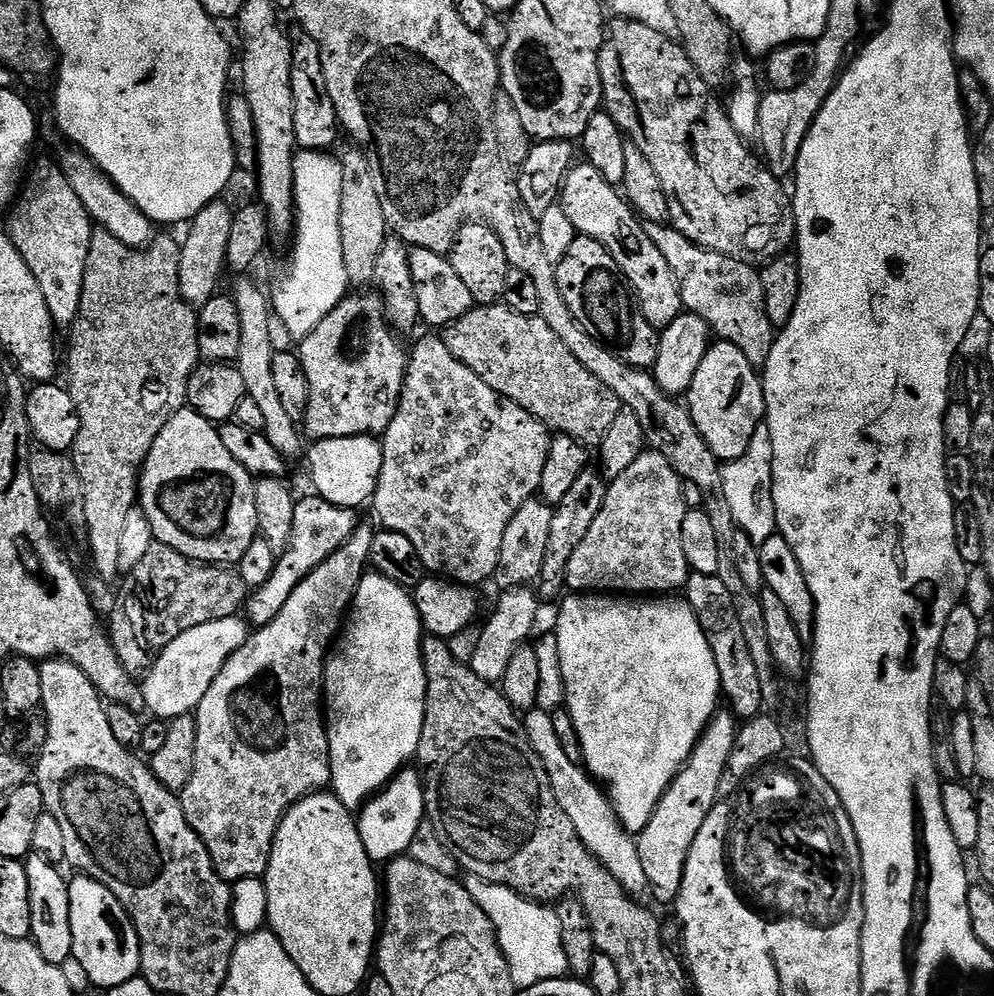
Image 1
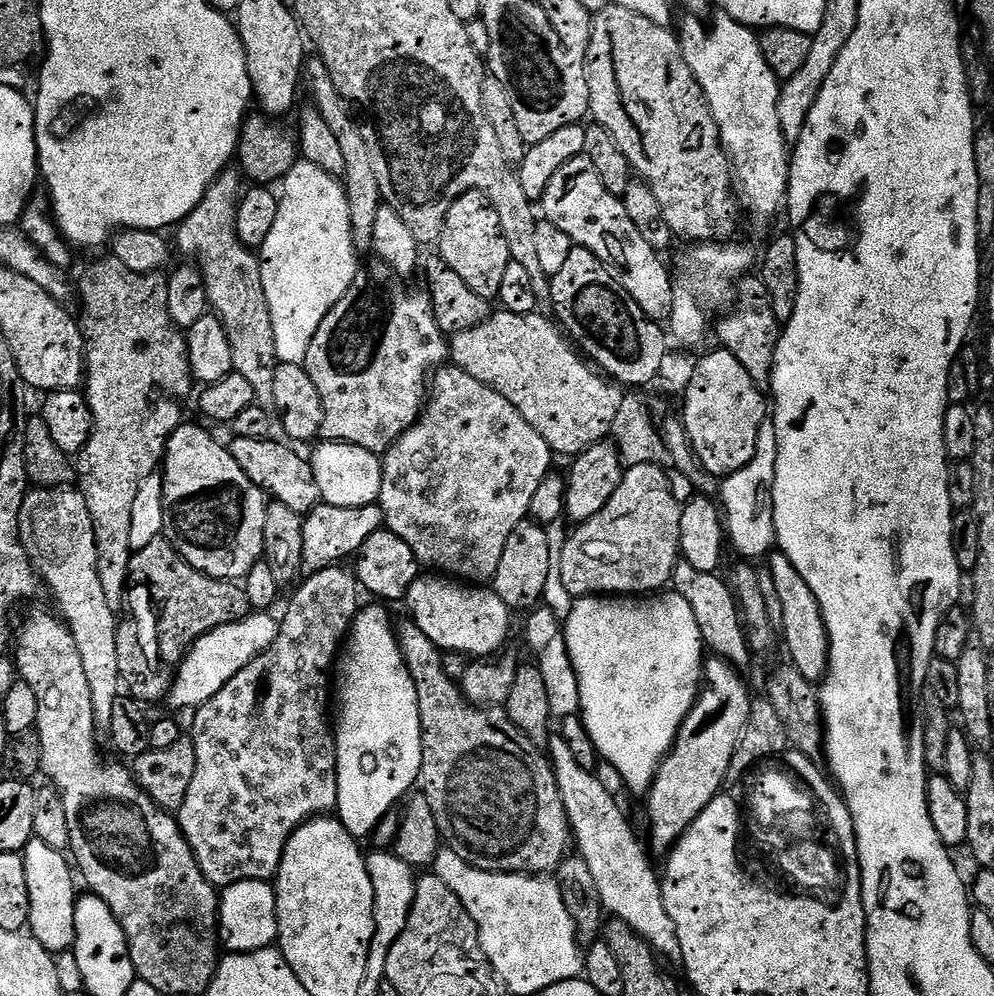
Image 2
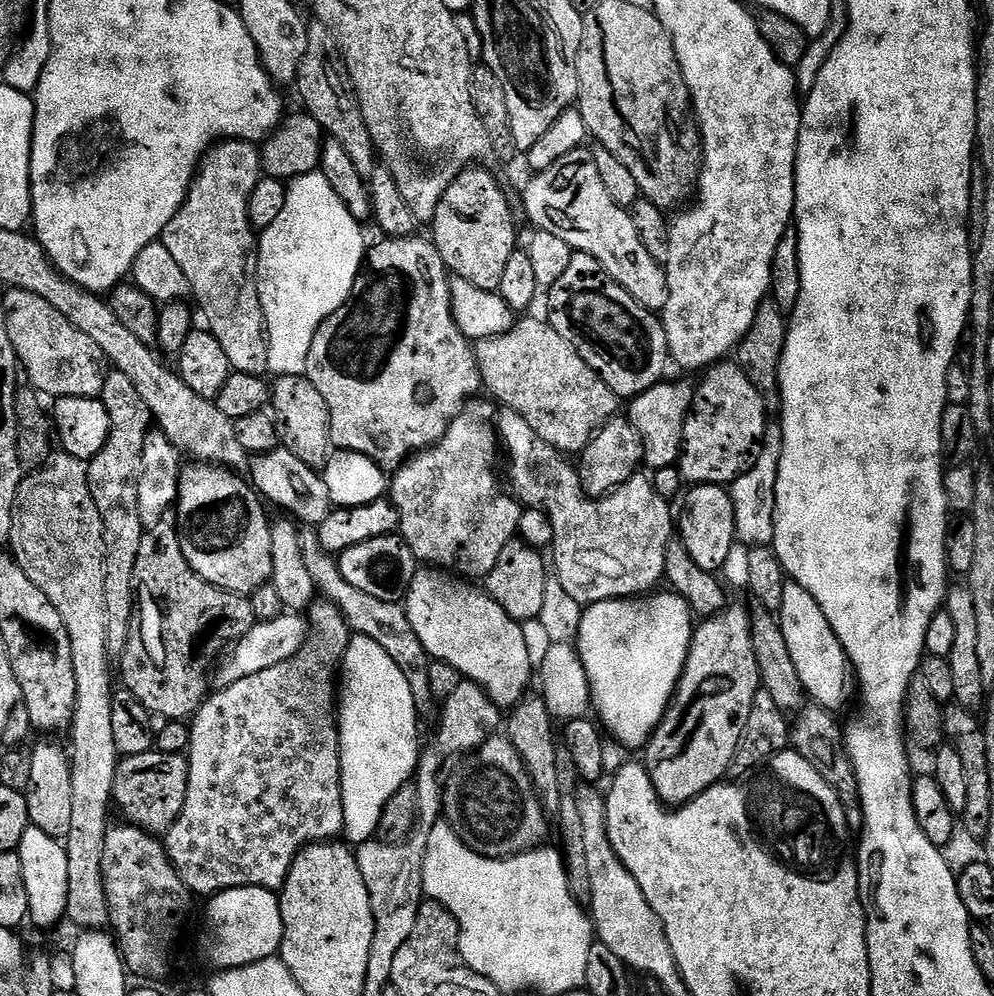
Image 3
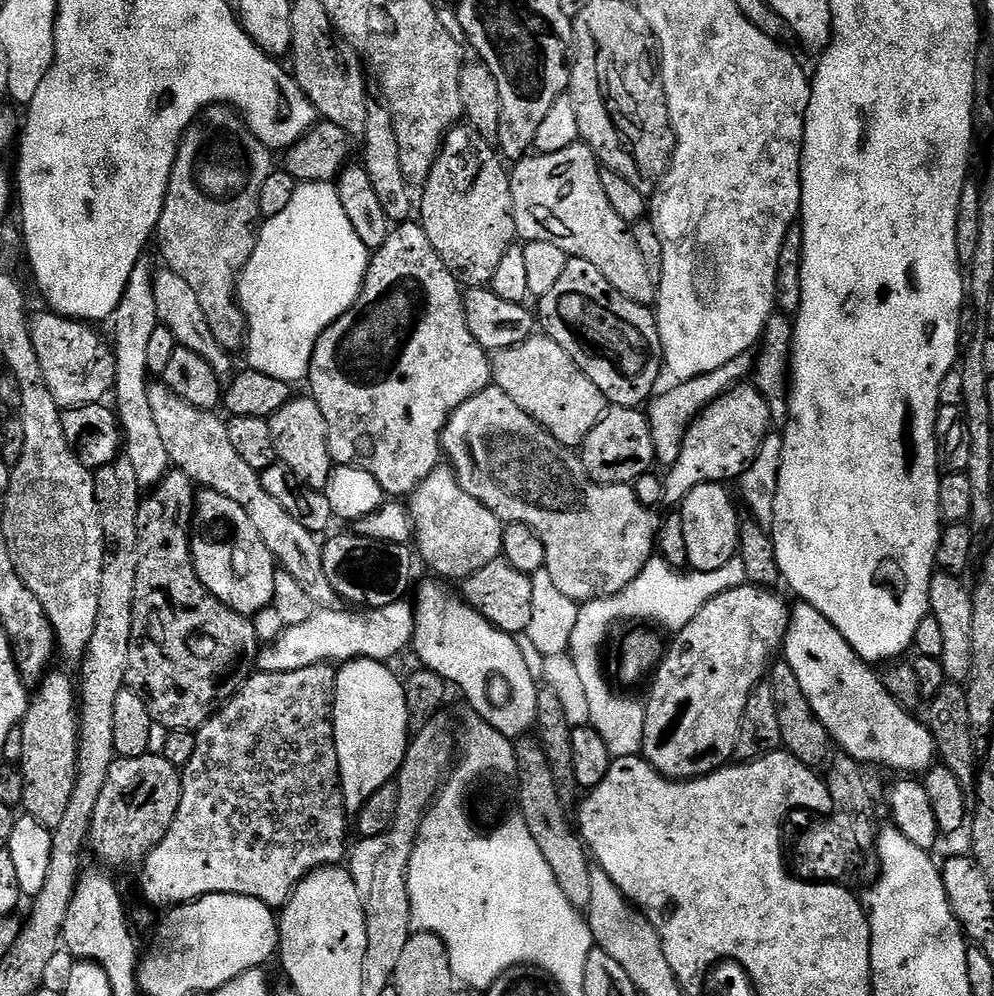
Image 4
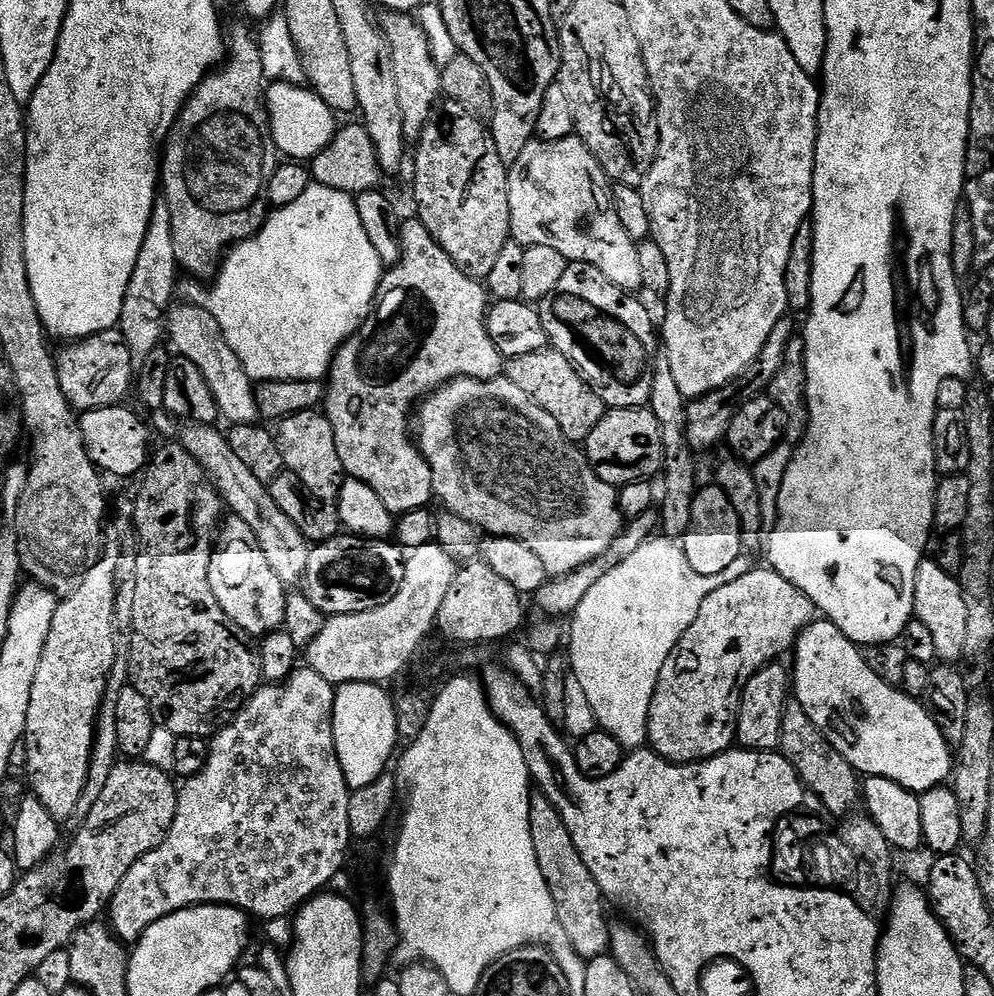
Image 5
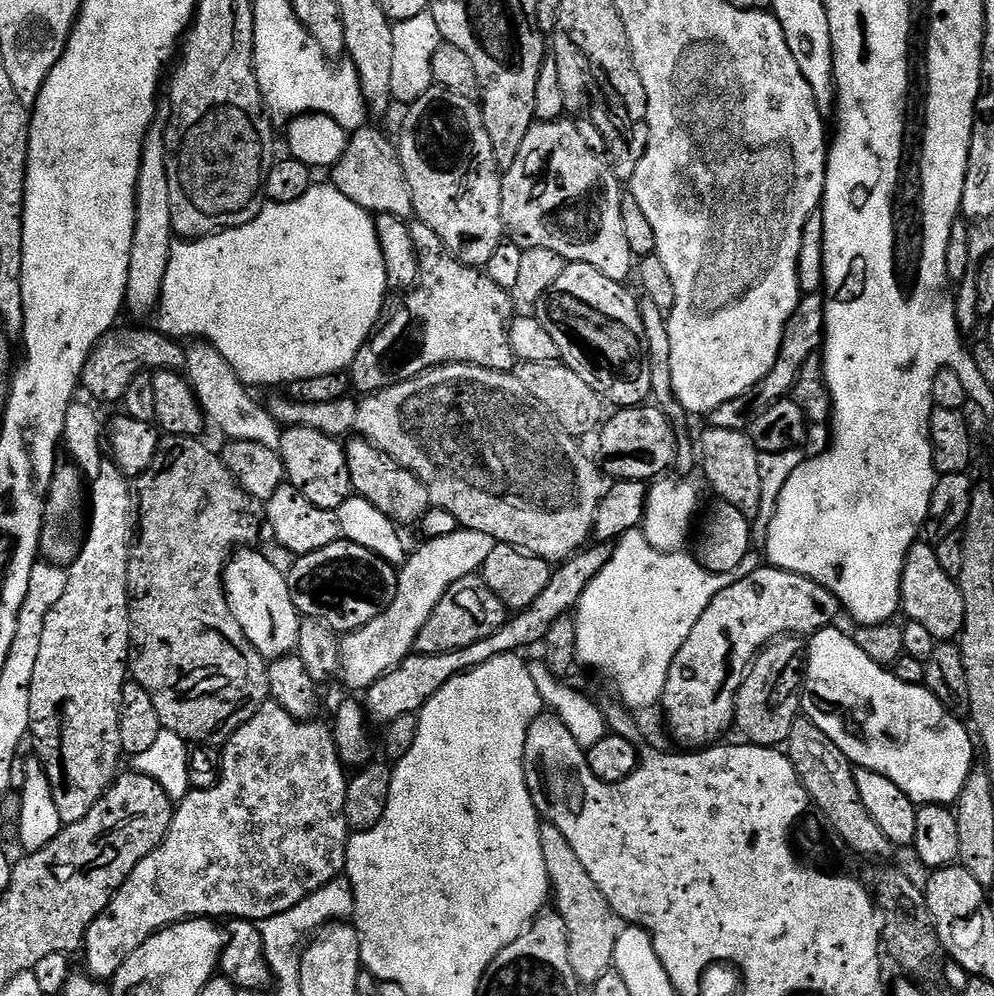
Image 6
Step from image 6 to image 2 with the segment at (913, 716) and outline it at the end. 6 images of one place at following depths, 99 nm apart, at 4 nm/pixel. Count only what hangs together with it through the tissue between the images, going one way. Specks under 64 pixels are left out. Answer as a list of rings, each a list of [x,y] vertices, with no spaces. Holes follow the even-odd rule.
[[[779,550],[773,552],[772,561],[766,564],[766,570],[772,575],[774,590],[778,590],[778,602],[782,605],[778,628],[782,633],[783,647],[784,644],[788,647],[791,667],[797,668],[807,680],[823,681],[828,671],[828,631],[818,606],[818,598],[814,598],[814,590],[806,586],[806,578],[794,570],[794,562],[790,562],[790,558],[786,558]]]

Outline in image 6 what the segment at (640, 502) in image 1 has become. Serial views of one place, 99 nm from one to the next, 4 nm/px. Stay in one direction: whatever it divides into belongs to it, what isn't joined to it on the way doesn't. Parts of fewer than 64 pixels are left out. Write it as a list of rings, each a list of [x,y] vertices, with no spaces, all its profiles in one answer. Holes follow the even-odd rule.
[[[444,364],[441,368],[432,368],[429,372],[422,373],[421,376],[404,380],[401,384],[384,388],[381,392],[361,395],[359,399],[357,404],[352,401],[352,398],[345,398],[338,402],[326,402],[325,404],[303,404],[281,394],[281,396],[274,397],[269,403],[267,402],[266,409],[269,415],[276,420],[276,423],[281,426],[313,428],[315,432],[333,438],[344,438],[349,434],[355,434],[357,437],[369,441],[378,451],[384,452],[394,462],[398,462],[406,470],[414,473],[420,479],[422,486],[425,487],[429,505],[433,508],[450,510],[450,514],[454,514],[460,528],[469,528],[470,530],[478,530],[482,534],[490,534],[490,538],[494,538],[501,544],[521,548],[522,551],[529,552],[531,556],[541,556],[549,562],[563,562],[589,543],[594,532],[596,511],[600,505],[600,499],[604,497],[606,491],[605,477],[597,465],[595,468],[580,453],[580,448],[576,445],[579,443],[556,425],[556,420],[544,409],[542,402],[538,402],[538,398],[534,398],[534,394],[530,394],[530,390],[526,390],[526,386],[522,386],[522,382],[518,382],[518,378],[512,372],[495,372],[489,368],[479,368],[473,364]]]

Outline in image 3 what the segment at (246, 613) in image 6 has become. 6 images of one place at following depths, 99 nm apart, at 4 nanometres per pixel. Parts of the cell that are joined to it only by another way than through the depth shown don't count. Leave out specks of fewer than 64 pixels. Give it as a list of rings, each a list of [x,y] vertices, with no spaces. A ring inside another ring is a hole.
[[[196,462],[191,465],[193,468],[185,467],[180,473],[180,485],[178,486],[178,496],[174,505],[174,528],[180,537],[180,545],[182,546],[182,554],[186,558],[186,562],[190,562],[190,566],[199,576],[206,582],[210,582],[214,586],[218,586],[227,592],[236,592],[239,596],[251,597],[253,592],[257,592],[263,584],[269,583],[272,578],[271,574],[271,530],[272,524],[268,516],[264,513],[265,505],[262,503],[261,497],[255,488],[247,479],[242,480],[235,471]]]

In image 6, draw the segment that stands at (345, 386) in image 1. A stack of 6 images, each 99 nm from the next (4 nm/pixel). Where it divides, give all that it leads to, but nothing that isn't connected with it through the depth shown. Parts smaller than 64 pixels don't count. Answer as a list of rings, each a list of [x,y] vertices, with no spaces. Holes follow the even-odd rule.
[[[419,222],[413,223],[410,227],[410,238],[414,238],[414,246],[420,255],[420,280],[416,283],[415,288],[411,289],[411,291],[401,299],[405,300],[402,301],[392,313],[389,311],[387,315],[383,317],[382,323],[377,327],[376,331],[369,336],[366,343],[362,346],[362,350],[358,350],[358,354],[354,358],[350,369],[351,387],[355,389],[355,391],[357,388],[357,393],[360,394],[381,392],[384,388],[401,384],[404,380],[421,376],[422,373],[429,372],[432,368],[441,368],[444,364],[473,364],[479,368],[489,368],[495,372],[512,372],[518,361],[510,344],[510,338],[508,337],[508,326],[514,316],[514,305],[509,289],[494,283],[493,280],[488,277],[487,271],[471,268],[469,264],[455,260],[452,253],[448,251],[447,246],[442,242],[442,238],[438,238],[438,234],[434,234],[434,230],[430,230],[430,226]],[[363,438],[349,439],[346,455],[352,491],[355,495],[366,498],[366,502],[374,506],[374,510],[386,514],[386,518],[390,518],[397,526],[419,525],[430,505],[425,487],[414,473],[394,462],[390,456],[378,451],[372,443]]]

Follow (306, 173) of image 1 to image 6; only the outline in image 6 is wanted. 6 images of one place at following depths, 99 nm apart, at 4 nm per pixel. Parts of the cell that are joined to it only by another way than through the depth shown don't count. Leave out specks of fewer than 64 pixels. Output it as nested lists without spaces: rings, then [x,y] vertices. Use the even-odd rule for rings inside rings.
[[[317,183],[298,202],[285,204],[265,203],[253,220],[237,228],[227,228],[225,232],[216,232],[212,236],[199,238],[184,238],[173,243],[172,257],[166,266],[166,278],[162,282],[162,294],[159,305],[154,313],[159,331],[166,336],[181,338],[180,336],[196,336],[197,341],[207,342],[222,354],[238,374],[238,378],[249,386],[255,384],[281,384],[287,386],[298,382],[302,378],[318,378],[318,374],[334,374],[351,369],[358,350],[366,343],[369,336],[376,331],[382,320],[384,295],[389,295],[386,266],[382,262],[382,250],[378,246],[375,219],[362,206],[350,202],[346,194],[342,194],[331,183]]]

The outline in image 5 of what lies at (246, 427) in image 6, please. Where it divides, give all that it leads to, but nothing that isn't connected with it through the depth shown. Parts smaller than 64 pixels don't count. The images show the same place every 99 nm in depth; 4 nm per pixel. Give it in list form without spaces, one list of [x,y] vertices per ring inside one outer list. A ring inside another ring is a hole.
[[[173,303],[166,313],[166,336],[169,341],[172,339],[171,347],[176,356],[184,356],[202,370],[202,378],[206,378],[206,386],[210,386],[210,394],[214,394],[220,415],[225,421],[228,419],[229,425],[255,424],[261,419],[254,381],[248,377],[246,370],[242,370],[238,354],[230,350],[230,342],[226,342],[220,333],[218,322],[208,313],[207,307]]]

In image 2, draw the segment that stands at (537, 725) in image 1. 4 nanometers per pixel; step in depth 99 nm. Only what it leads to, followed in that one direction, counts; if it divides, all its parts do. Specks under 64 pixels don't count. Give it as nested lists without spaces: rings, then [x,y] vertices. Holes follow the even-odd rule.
[[[559,734],[549,735],[546,755],[556,773],[556,785],[562,794],[575,847],[576,844],[580,847],[577,848],[578,855],[586,858],[586,866],[590,866],[590,874],[598,886],[605,913],[630,926],[630,930],[637,932],[653,952],[661,957],[669,956],[674,962],[679,961],[678,934],[662,902],[657,869],[656,872],[652,869],[652,864],[648,861],[649,853],[646,848],[644,853],[644,848],[640,845],[639,838],[632,833],[619,802],[608,793],[608,788],[604,785],[607,783],[596,772],[587,772],[582,770],[582,766],[578,766],[567,743]]]

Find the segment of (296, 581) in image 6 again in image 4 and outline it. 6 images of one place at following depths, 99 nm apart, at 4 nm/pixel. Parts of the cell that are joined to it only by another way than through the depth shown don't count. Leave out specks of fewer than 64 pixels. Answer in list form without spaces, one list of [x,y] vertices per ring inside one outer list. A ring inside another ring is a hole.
[[[349,534],[349,536],[336,536],[333,540],[324,540],[322,544],[324,553],[322,554],[322,567],[326,569],[326,578],[330,581],[330,586],[334,586],[337,597],[341,601],[349,600],[352,604],[361,604],[361,609],[371,610],[374,608],[385,608],[390,606],[394,602],[405,599],[409,594],[408,587],[412,584],[412,556],[414,560],[414,552],[411,547],[407,544],[395,544],[394,542],[378,542],[377,540],[371,540],[365,536],[358,536],[355,534]]]

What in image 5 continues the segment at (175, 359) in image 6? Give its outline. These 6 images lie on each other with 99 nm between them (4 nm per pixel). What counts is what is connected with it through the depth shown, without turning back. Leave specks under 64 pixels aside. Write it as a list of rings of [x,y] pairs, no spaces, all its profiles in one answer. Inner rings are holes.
[[[116,328],[96,332],[84,340],[69,343],[56,356],[58,386],[77,413],[95,408],[115,408],[134,384],[134,361],[123,334]]]

